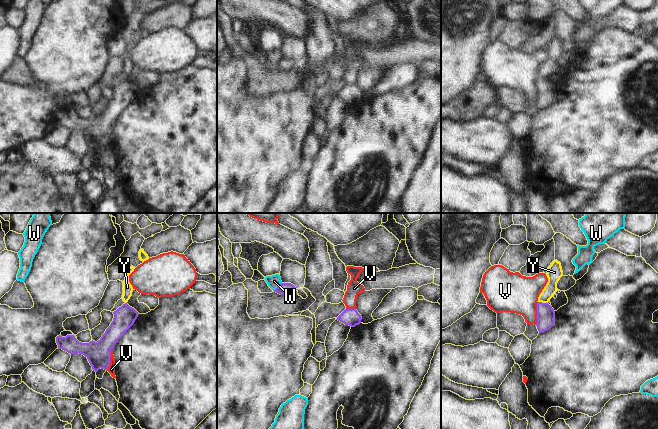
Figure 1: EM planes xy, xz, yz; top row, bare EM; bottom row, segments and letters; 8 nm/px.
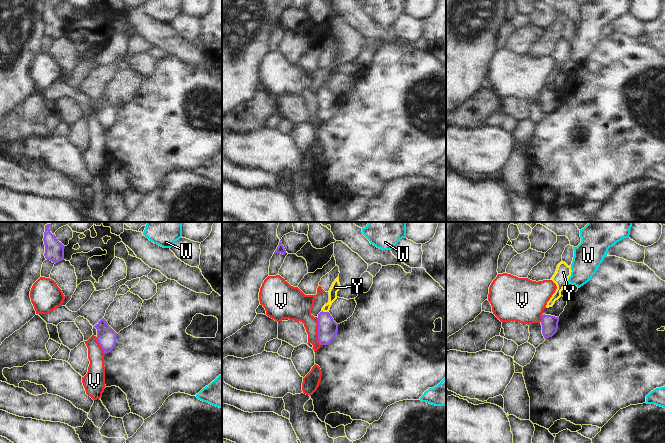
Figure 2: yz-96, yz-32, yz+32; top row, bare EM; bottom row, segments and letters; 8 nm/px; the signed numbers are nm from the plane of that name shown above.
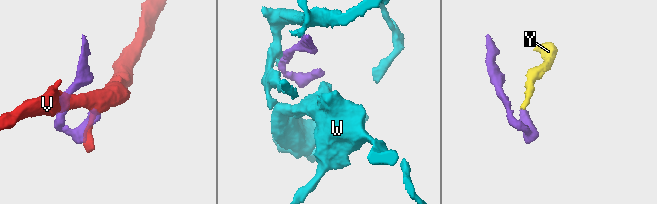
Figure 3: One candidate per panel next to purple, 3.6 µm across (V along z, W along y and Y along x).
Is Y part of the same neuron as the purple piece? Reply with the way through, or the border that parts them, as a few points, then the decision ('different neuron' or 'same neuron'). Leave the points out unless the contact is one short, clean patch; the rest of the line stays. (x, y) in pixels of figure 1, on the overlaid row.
runs through yz (545, 313), (543, 303), (554, 274); same neuron

